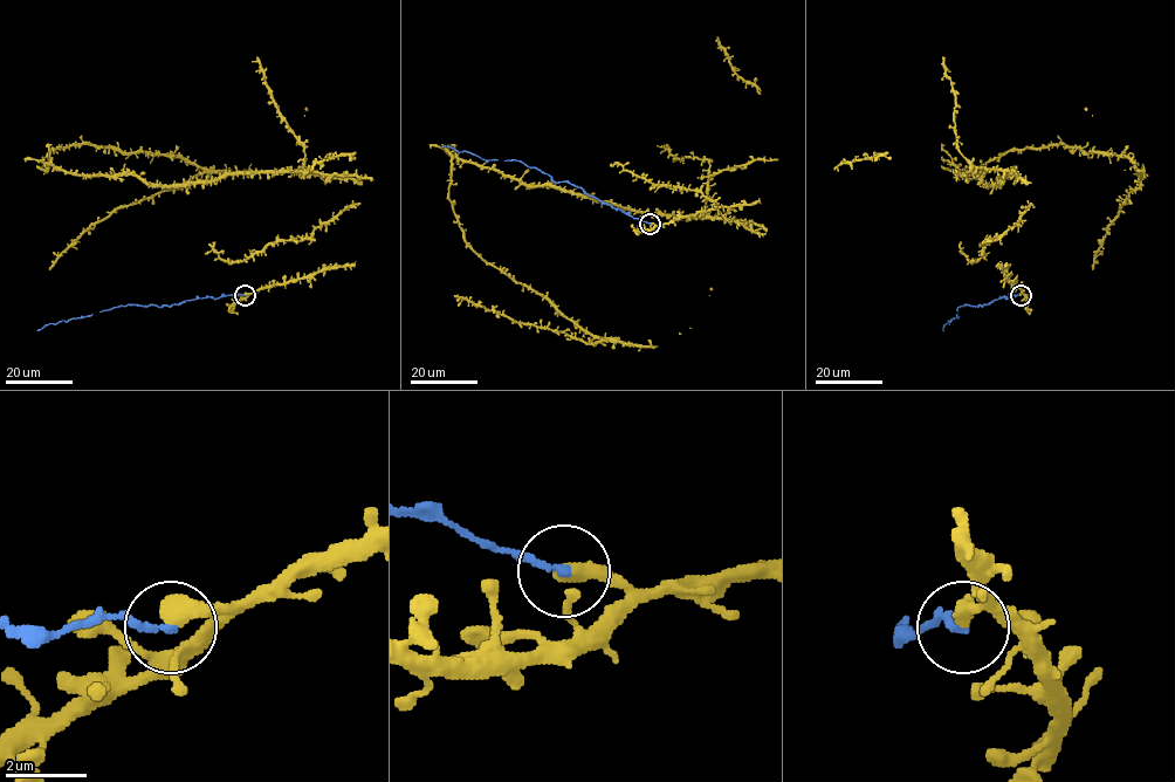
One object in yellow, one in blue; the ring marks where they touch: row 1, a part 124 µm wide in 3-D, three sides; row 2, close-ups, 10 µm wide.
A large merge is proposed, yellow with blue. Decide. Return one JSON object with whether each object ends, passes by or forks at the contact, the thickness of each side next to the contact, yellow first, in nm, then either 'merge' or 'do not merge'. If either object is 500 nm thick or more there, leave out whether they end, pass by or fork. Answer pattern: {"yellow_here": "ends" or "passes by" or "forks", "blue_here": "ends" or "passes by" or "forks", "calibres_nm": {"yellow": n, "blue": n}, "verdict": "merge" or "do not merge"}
{"yellow_here": "ends", "blue_here": "ends", "calibres_nm": {"yellow": 480, "blue": 160}, "verdict": "do not merge"}

